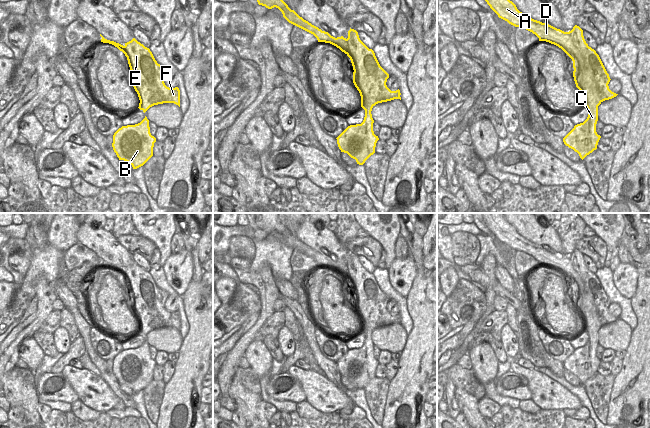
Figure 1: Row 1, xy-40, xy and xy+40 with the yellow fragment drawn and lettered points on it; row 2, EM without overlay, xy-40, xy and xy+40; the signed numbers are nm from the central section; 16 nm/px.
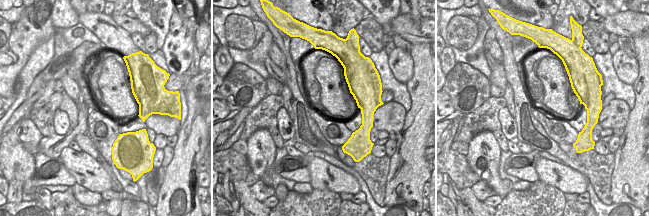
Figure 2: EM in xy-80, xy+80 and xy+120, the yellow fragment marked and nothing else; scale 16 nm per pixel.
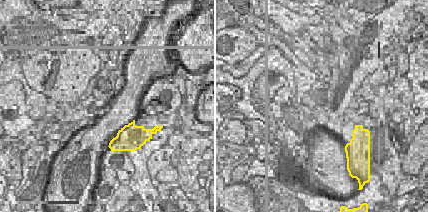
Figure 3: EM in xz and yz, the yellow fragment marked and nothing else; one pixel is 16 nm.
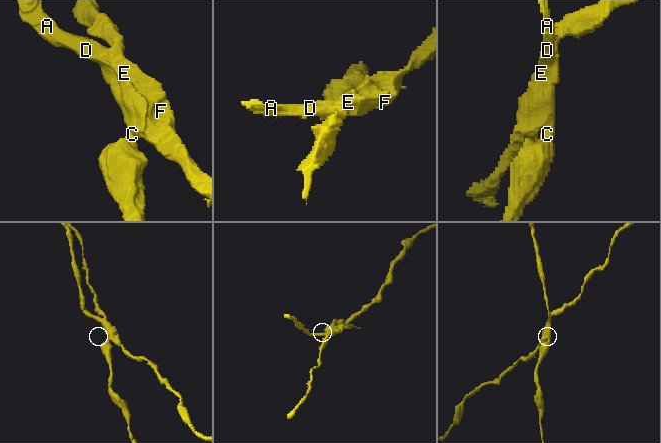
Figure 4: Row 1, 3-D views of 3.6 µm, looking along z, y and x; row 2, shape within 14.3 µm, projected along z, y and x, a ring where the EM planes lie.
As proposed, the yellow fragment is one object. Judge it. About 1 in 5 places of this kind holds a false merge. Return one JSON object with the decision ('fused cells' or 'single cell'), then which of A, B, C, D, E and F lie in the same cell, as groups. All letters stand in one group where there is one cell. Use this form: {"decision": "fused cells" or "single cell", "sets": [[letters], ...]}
{"decision": "fused cells", "sets": [["A", "B", "C", "D"], ["E", "F"]]}

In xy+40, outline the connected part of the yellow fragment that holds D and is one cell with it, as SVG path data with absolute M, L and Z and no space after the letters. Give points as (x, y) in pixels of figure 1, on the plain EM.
M482 213L483 220L490 232L499 242L515 251L522 251L535 258L539 265L546 265L561 272L573 285L573 301L576 311L581 315L584 329L588 333L587 343L574 352L563 362L566 370L577 376L583 384L597 373L601 362L596 356L598 345L598 330L601 323L598 318L596 305L586 300L584 281L574 269L570 256L564 256L548 247L542 247L520 236L501 213Z

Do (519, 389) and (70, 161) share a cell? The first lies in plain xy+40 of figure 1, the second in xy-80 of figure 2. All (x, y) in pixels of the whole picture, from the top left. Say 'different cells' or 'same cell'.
different cells

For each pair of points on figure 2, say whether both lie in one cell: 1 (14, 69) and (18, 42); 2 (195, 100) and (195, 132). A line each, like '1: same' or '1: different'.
1: same
2: same

